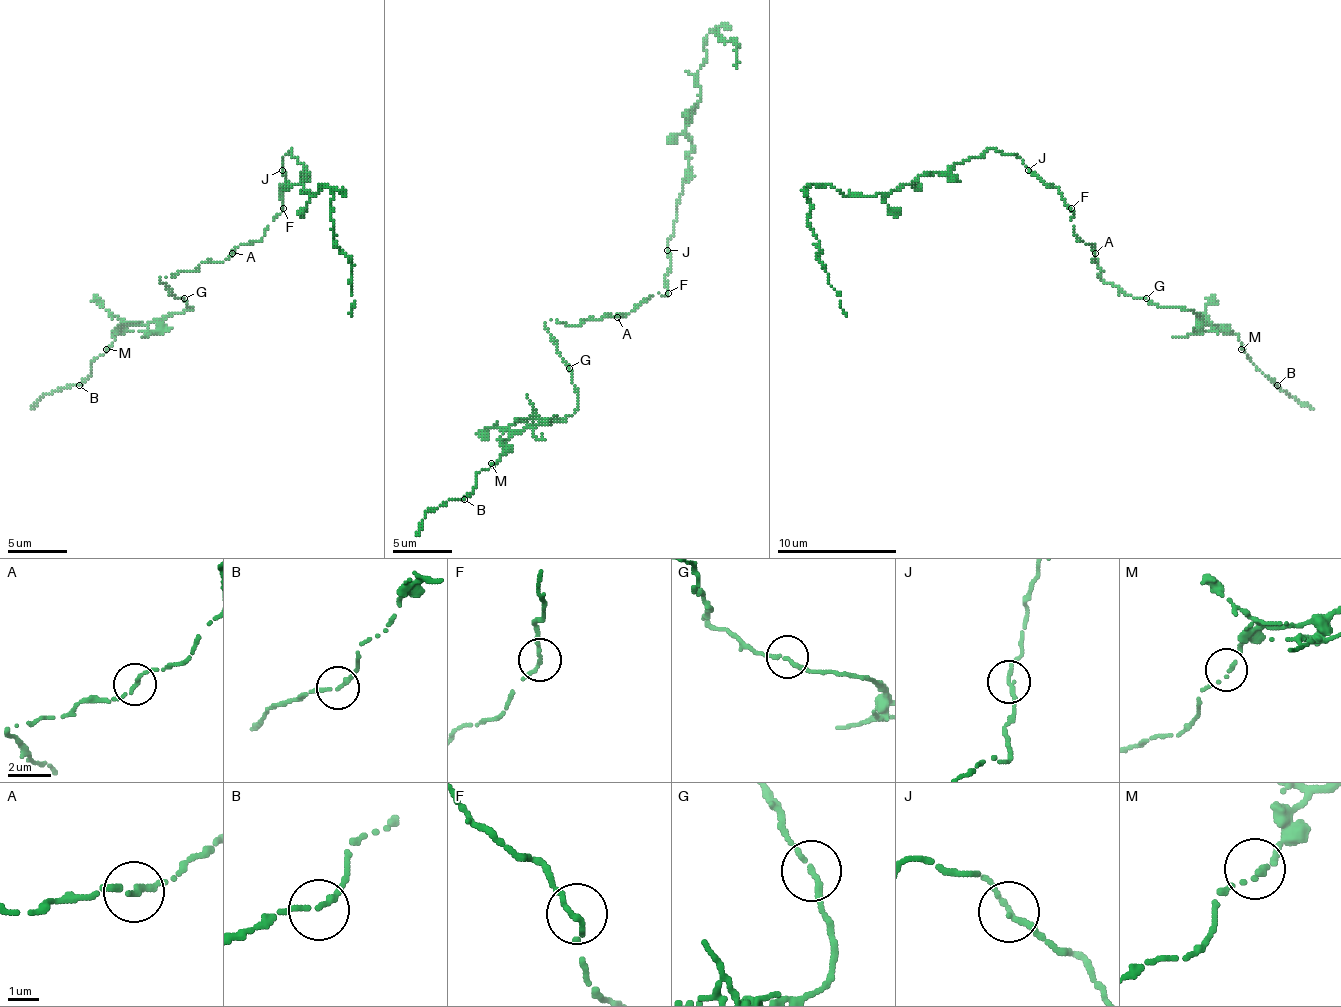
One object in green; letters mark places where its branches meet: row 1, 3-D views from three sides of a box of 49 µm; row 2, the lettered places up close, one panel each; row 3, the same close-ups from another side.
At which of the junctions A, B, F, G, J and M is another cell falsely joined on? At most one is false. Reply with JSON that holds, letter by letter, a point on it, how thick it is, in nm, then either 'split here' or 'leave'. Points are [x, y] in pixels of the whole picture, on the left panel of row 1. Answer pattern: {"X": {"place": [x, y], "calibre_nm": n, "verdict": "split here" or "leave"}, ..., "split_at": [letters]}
{"A": {"place": [232, 253], "calibre_nm": 180, "verdict": "leave"}, "B": {"place": [79, 385], "calibre_nm": 180, "verdict": "leave"}, "F": {"place": [283, 208], "calibre_nm": 170, "verdict": "leave"}, "G": {"place": [184, 298], "calibre_nm": 180, "verdict": "leave"}, "J": {"place": [282, 170], "calibre_nm": 190, "verdict": "leave"}, "M": {"place": [106, 349], "calibre_nm": 150, "verdict": "leave"}, "split_at": []}

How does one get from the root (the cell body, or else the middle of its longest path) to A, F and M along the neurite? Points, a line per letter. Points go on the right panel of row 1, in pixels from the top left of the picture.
A: (1074, 226), (1074, 235), (1080, 241), (1092, 244), (1095, 253)
F: (1074, 226), (1071, 208)
M: (1074, 226), (1092, 244), (1098, 277), (1134, 298), (1193, 310), (1205, 325), (1229, 328), (1241, 349)

